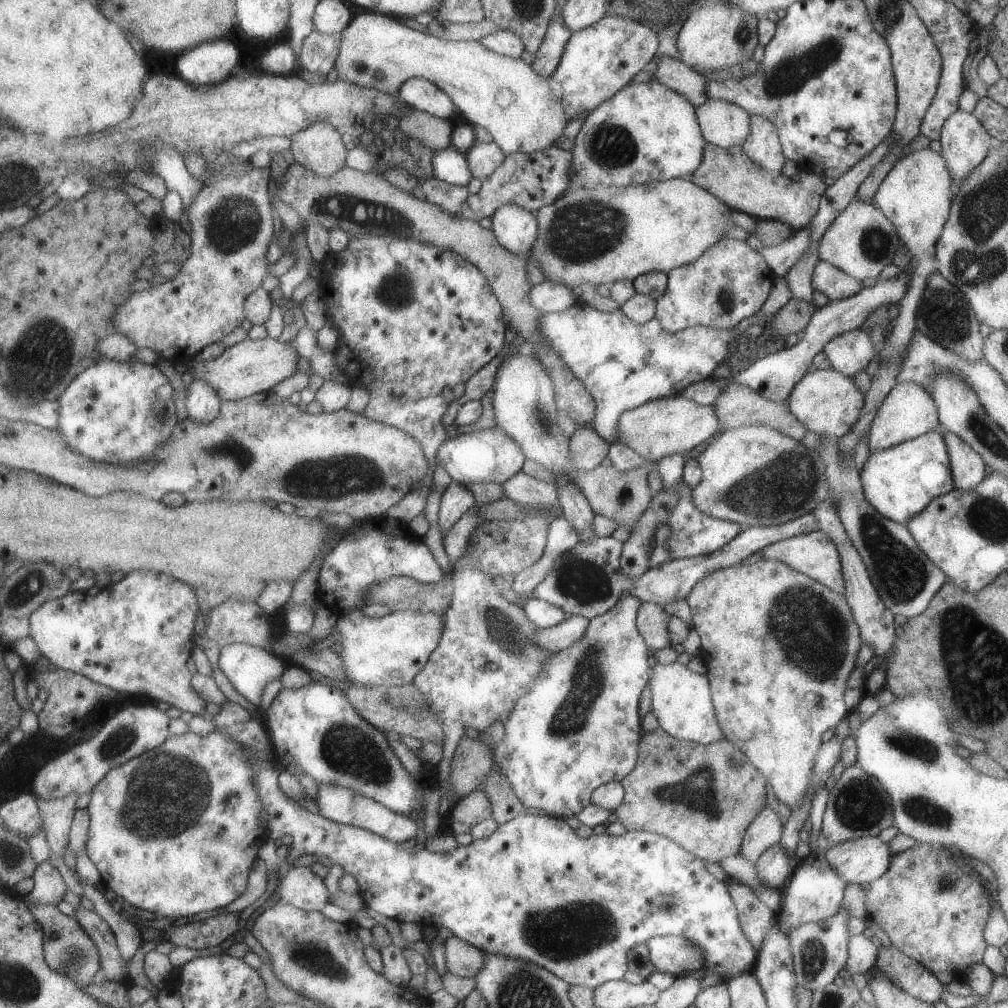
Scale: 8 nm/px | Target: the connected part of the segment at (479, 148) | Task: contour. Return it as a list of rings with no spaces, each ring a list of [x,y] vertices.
[[[495,140],[491,143],[477,142],[468,158],[474,176],[486,180],[506,162],[507,154]]]

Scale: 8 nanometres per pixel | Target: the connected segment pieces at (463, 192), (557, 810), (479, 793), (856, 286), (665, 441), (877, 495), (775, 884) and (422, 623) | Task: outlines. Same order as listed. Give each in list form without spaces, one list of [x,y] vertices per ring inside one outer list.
[[[437,175],[430,177],[423,184],[430,202],[440,205],[448,212],[463,216],[463,204],[472,196],[471,186],[458,186],[442,180]]]
[[[626,593],[620,602],[612,607],[604,615],[597,616],[590,621],[583,637],[572,647],[556,653],[541,679],[537,682],[532,692],[525,695],[517,704],[517,710],[513,712],[506,725],[506,736],[498,743],[495,750],[496,760],[502,768],[502,772],[512,781],[518,796],[528,808],[537,808],[548,815],[568,818],[578,816],[578,813],[592,804],[592,794],[598,787],[610,781],[621,781],[628,776],[637,766],[637,756],[640,754],[641,738],[643,737],[642,720],[640,720],[641,708],[638,708],[638,700],[641,700],[642,691],[649,684],[653,673],[653,666],[648,663],[651,651],[653,651],[643,640],[637,624],[637,616],[641,610],[643,601],[640,597]]]
[[[482,788],[462,799],[452,810],[452,819],[468,824],[471,828],[495,816],[489,792]]]
[[[826,261],[816,263],[811,283],[816,290],[824,292],[830,301],[847,299],[862,290],[861,281]]]
[[[677,394],[641,404],[626,411],[617,422],[616,442],[629,446],[647,461],[657,461],[674,453],[687,454],[722,426],[713,405],[704,406]]]
[[[939,430],[925,432],[896,446],[872,451],[861,473],[868,502],[890,520],[907,524],[934,497],[955,489],[946,441]]]
[[[781,843],[771,846],[755,862],[759,881],[773,889],[784,887],[792,872],[788,861],[789,856],[785,853]]]
[[[358,608],[348,615],[340,615],[338,620],[339,632],[344,636],[340,654],[347,662],[347,669],[355,684],[375,687],[405,687],[414,684],[418,675],[426,668],[433,658],[434,652],[440,648],[447,627],[446,614],[437,612],[425,613],[419,609],[395,611],[385,617],[372,618],[363,615]]]

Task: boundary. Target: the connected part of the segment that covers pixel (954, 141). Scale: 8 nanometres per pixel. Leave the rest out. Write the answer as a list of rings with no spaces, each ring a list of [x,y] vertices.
[[[959,108],[946,119],[941,130],[940,141],[943,149],[940,154],[952,175],[955,192],[958,192],[958,188],[969,174],[989,155],[990,140],[992,140],[991,134],[982,126],[973,112],[969,113]]]

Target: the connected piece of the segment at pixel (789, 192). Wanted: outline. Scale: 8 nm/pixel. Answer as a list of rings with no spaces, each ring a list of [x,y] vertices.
[[[705,143],[704,156],[690,179],[699,187],[720,198],[733,211],[745,212],[756,220],[773,220],[789,224],[794,230],[805,229],[818,212],[819,202],[828,187],[826,179],[812,171],[801,170],[798,182],[784,173],[762,168],[744,152],[742,144],[722,148]]]

